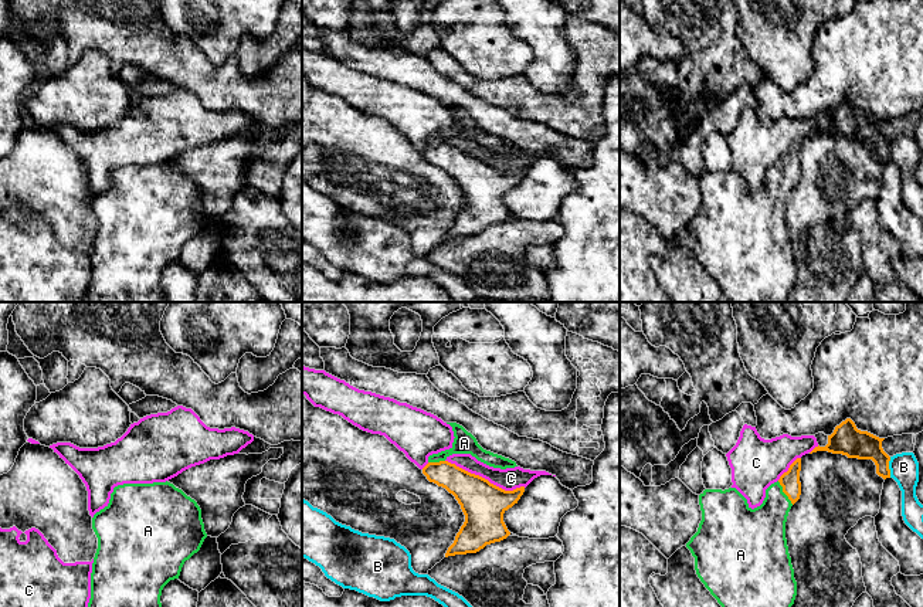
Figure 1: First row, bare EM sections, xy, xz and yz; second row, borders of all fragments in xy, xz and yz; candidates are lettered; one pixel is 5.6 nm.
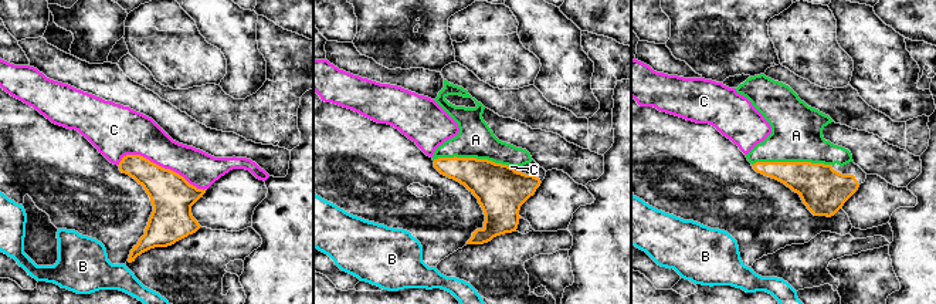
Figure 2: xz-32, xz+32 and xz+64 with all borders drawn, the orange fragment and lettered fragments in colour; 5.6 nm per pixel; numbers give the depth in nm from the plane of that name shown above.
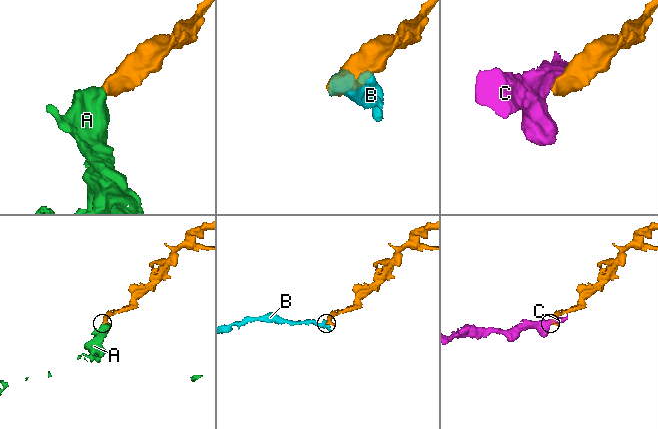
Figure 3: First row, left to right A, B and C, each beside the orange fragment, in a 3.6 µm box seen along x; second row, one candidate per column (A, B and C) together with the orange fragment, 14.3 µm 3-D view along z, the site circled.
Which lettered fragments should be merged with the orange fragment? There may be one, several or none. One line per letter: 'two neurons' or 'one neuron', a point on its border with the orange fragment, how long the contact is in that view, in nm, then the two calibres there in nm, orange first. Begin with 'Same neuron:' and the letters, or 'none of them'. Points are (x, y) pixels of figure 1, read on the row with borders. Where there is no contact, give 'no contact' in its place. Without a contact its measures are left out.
Same neuron: A
A: one neuron; contact yz (783, 491); length 160 nm; calibres 110 and 260 nm
B: two neurons; contact yz (888, 467); length 120 nm; calibres 160 and 160 nm
C: two neurons; contact xz (484, 478); length 480 nm; calibres 260 and 130 nm

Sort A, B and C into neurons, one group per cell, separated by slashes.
A / B / C

